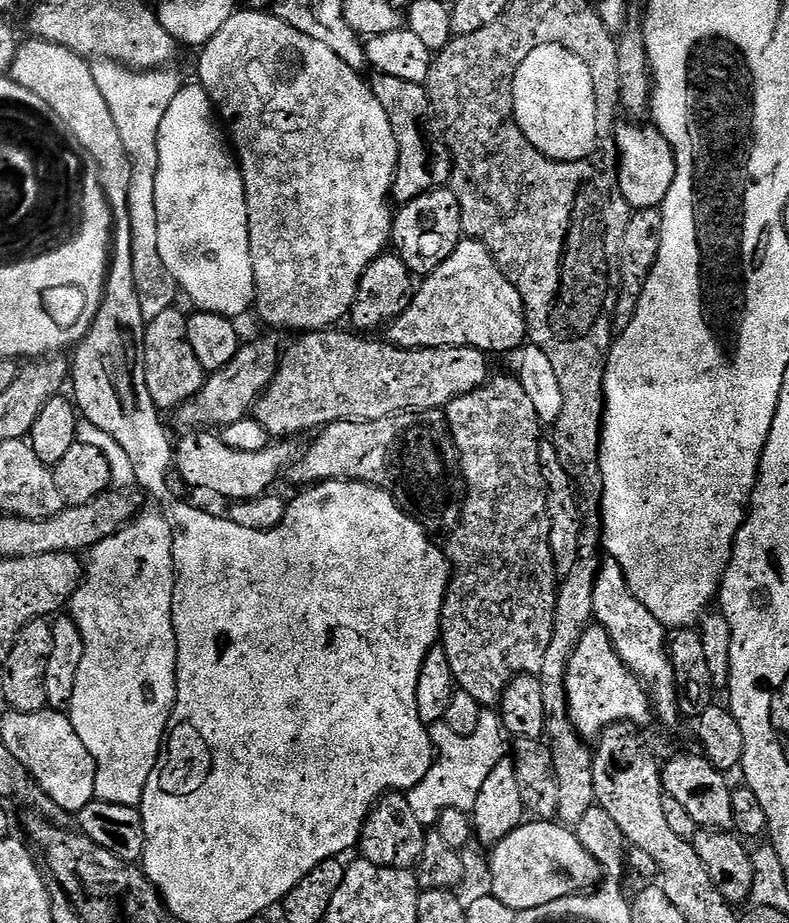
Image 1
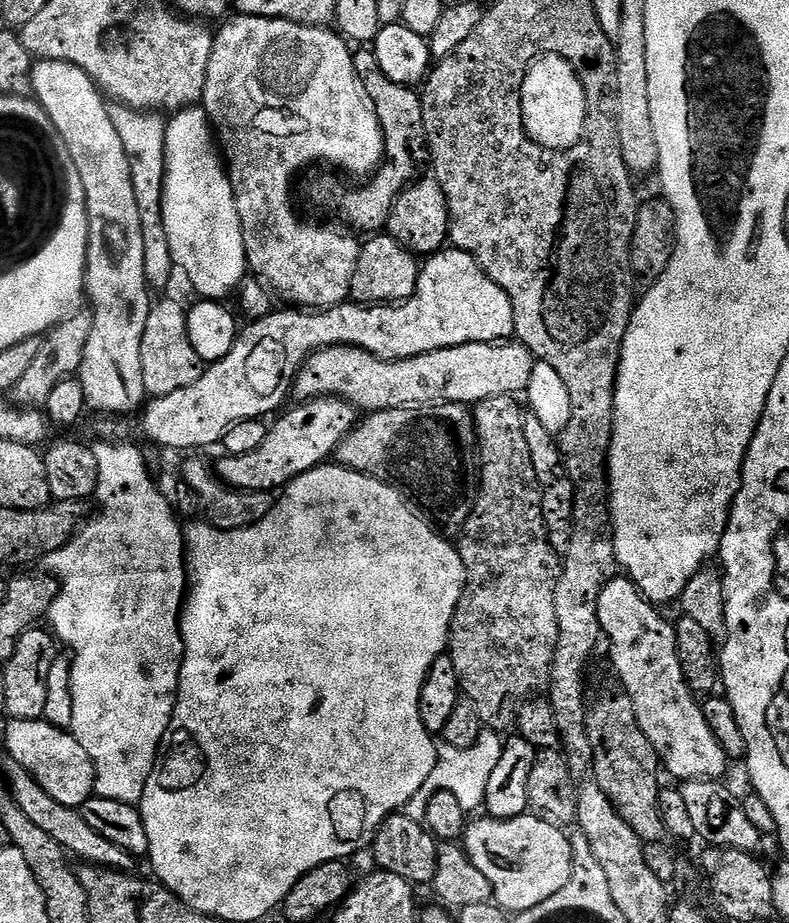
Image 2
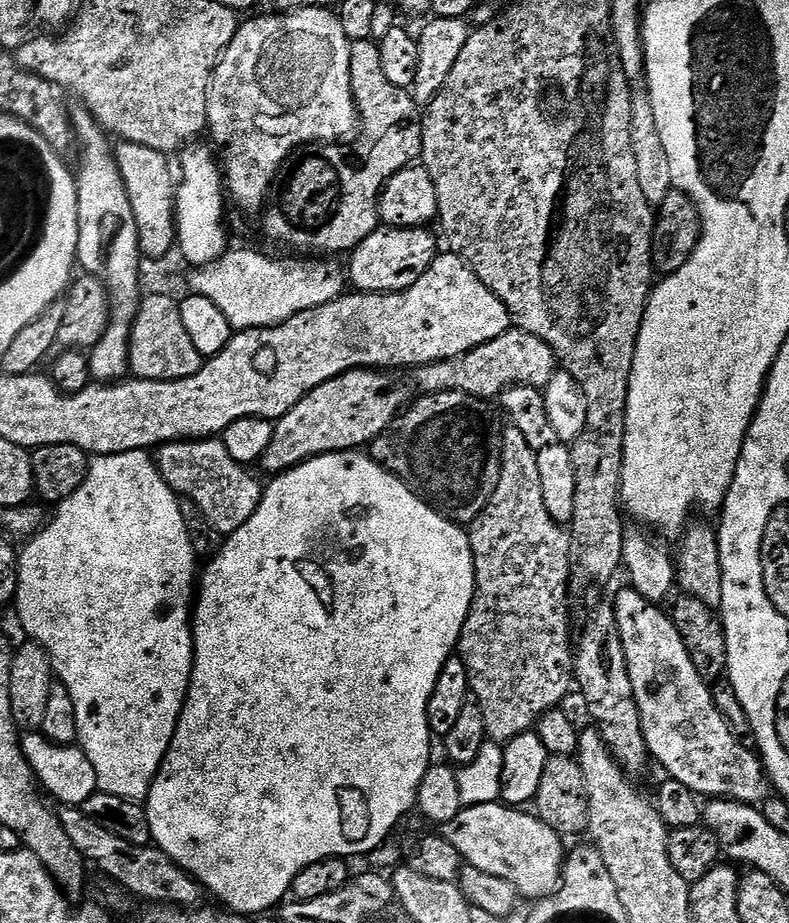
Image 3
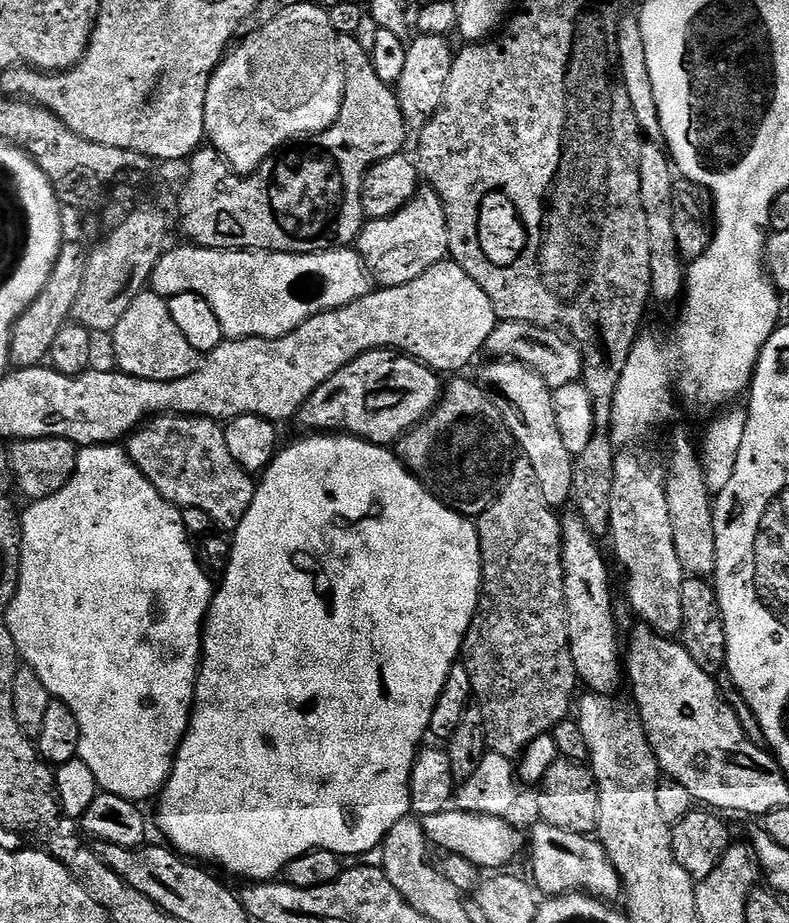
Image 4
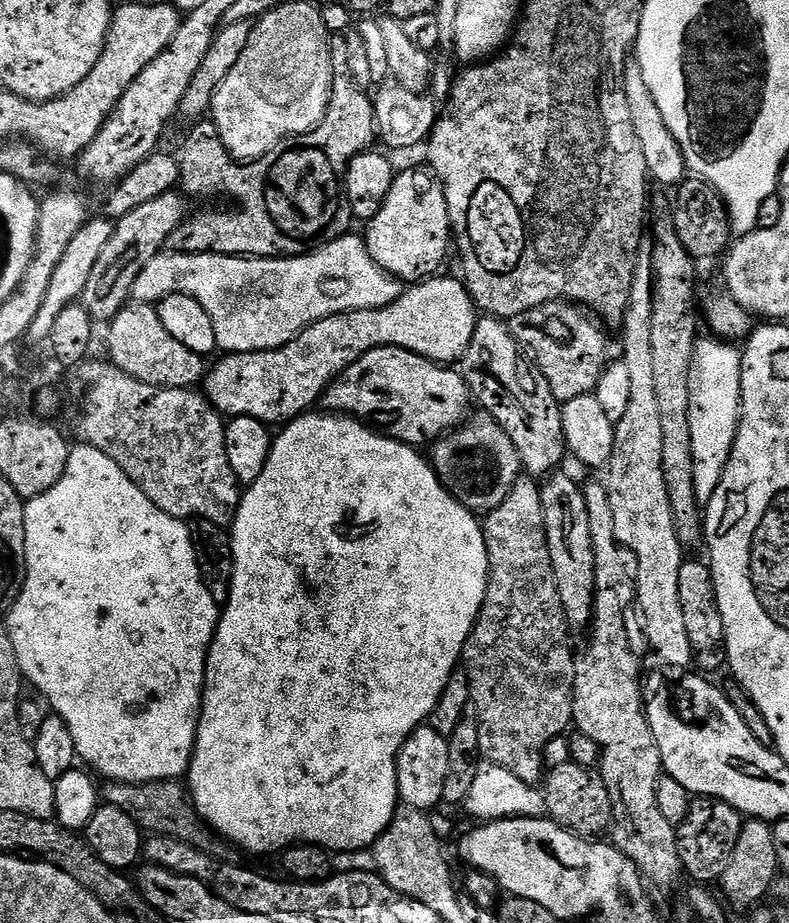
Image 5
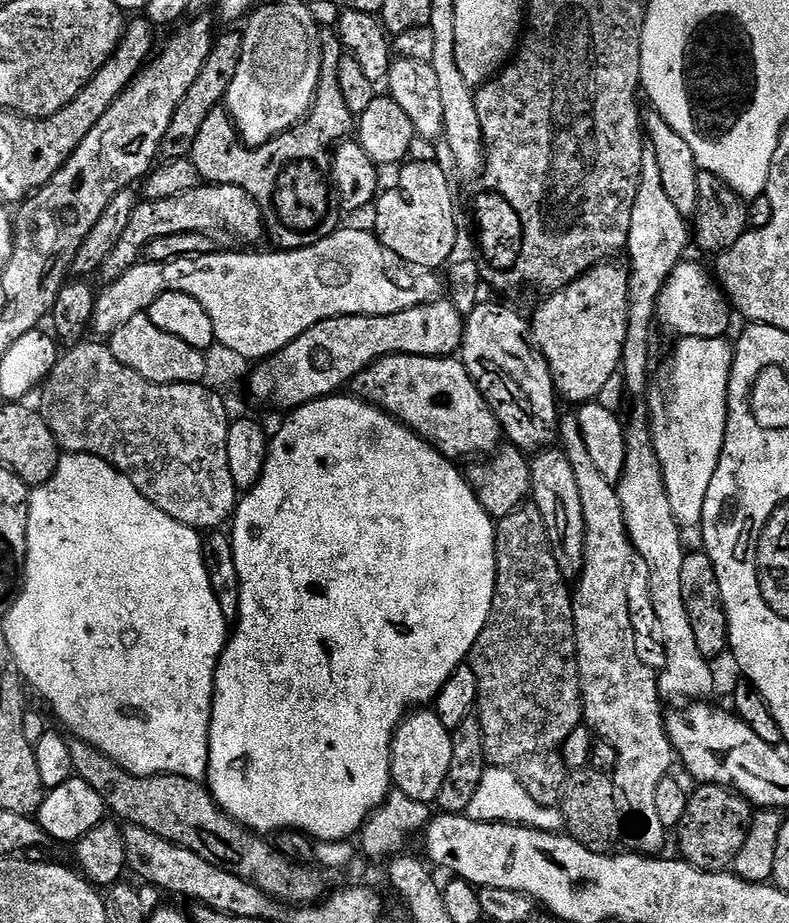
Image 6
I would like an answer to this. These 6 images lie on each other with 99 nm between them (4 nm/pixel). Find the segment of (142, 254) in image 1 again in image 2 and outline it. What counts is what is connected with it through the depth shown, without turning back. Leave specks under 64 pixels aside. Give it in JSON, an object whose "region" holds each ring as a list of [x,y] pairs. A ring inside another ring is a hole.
{"region":[[[115,102],[108,104],[110,122],[122,137],[126,146],[126,158],[130,158],[130,174],[134,178],[134,198],[138,198],[138,214],[142,217],[142,247],[146,253],[146,278],[152,290],[164,288],[172,280],[174,265],[170,254],[170,238],[166,238],[166,226],[162,214],[164,179],[166,178],[166,120],[160,114],[145,114]]]}

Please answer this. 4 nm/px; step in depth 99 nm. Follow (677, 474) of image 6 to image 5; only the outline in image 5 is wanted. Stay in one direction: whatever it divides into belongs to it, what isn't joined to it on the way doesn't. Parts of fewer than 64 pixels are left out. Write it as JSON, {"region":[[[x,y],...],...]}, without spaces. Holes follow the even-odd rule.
{"region":[[[719,338],[701,339],[694,350],[690,366],[690,450],[694,458],[694,494],[701,506],[707,506],[714,498],[714,490],[722,482],[722,474],[728,465],[732,447],[740,425],[740,399],[742,398],[742,362],[741,349],[735,343]]]}

